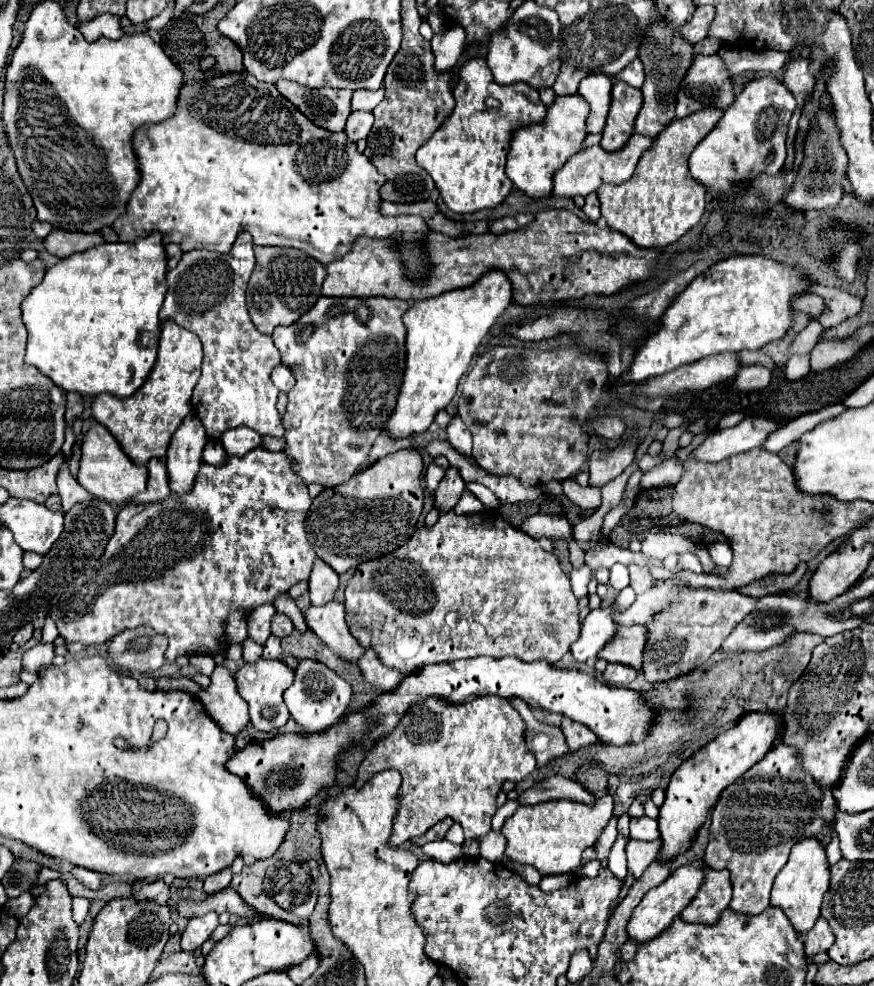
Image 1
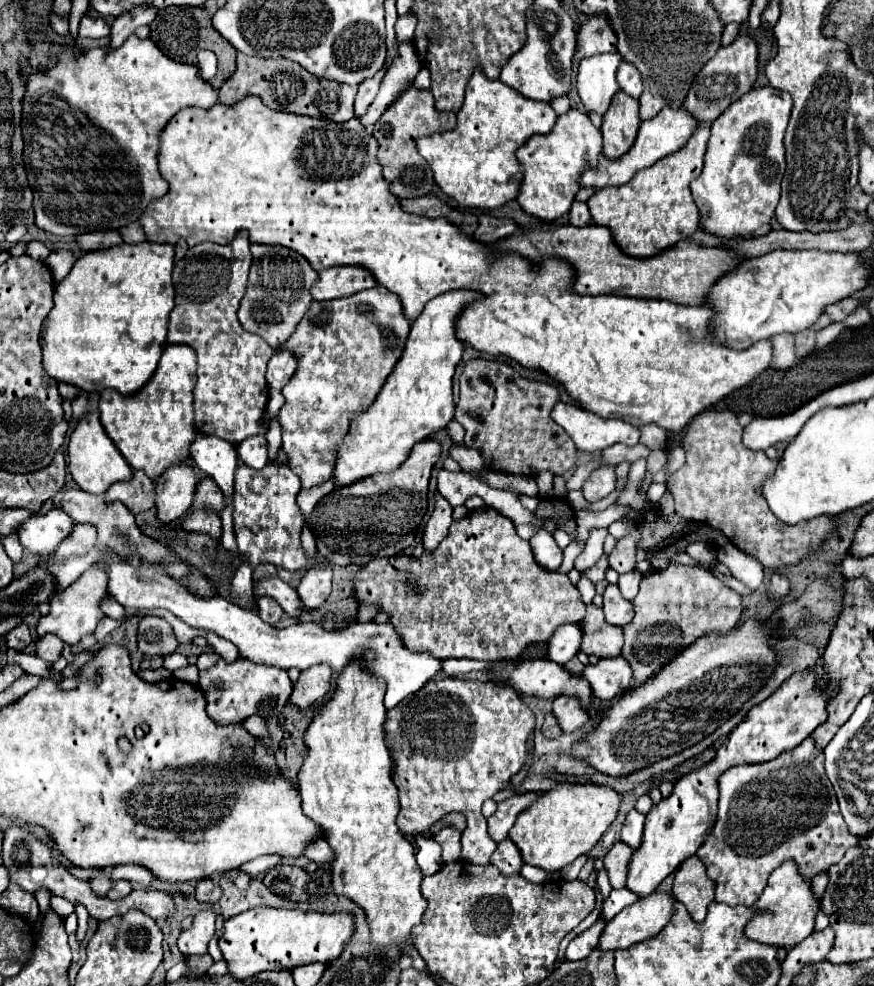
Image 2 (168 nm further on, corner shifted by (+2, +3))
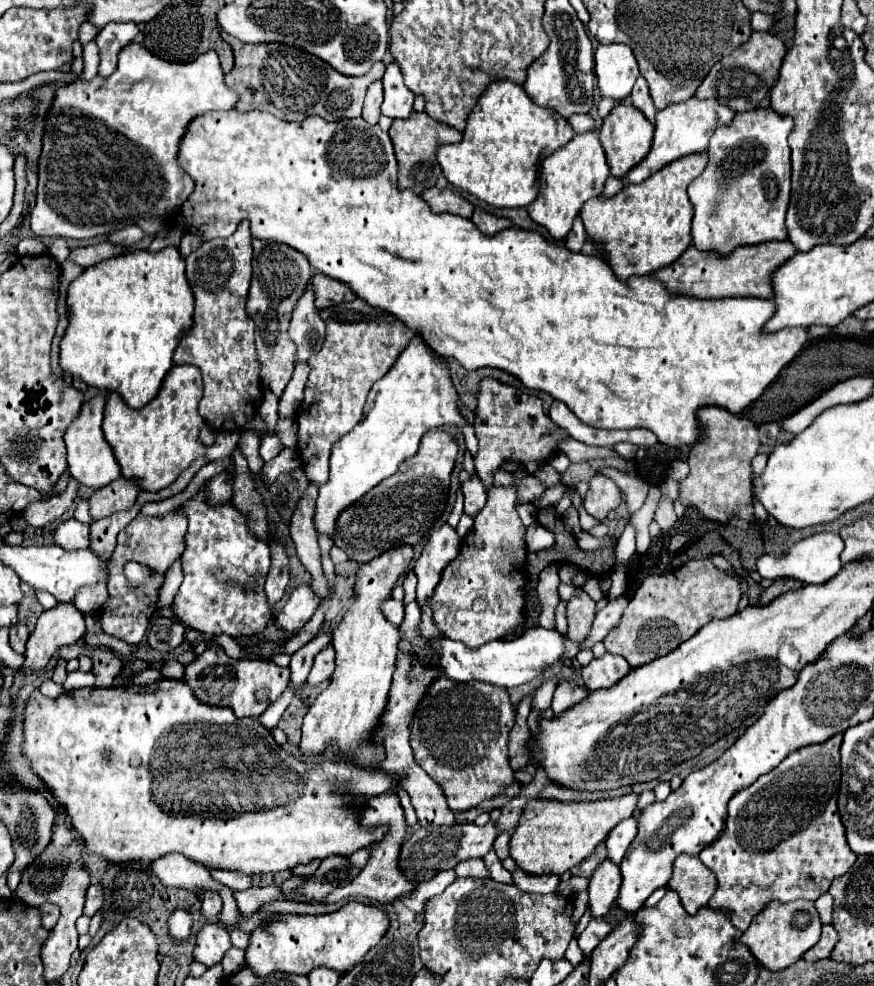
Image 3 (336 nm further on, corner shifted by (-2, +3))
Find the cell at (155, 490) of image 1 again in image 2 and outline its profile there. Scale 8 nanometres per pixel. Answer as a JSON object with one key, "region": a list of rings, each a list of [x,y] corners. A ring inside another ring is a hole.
{"region":[[[134,471],[134,477],[130,481],[114,483],[106,491],[106,501],[122,501],[134,515],[154,509],[156,501],[156,485],[152,479],[146,477],[142,471]]]}

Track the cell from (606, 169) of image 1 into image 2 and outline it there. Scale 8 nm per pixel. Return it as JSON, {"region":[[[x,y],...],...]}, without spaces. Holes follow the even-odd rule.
{"region":[[[662,109],[662,113],[658,113],[658,117],[642,121],[638,137],[636,137],[636,141],[628,153],[624,153],[618,159],[608,159],[608,157],[600,155],[596,167],[586,167],[582,171],[580,185],[582,187],[594,187],[594,189],[602,189],[602,187],[610,187],[610,185],[626,185],[638,169],[650,167],[658,159],[682,149],[686,145],[686,141],[690,139],[690,133],[694,131],[696,125],[698,125],[698,121],[694,117],[690,117],[684,109],[676,109],[676,111],[674,109]]]}

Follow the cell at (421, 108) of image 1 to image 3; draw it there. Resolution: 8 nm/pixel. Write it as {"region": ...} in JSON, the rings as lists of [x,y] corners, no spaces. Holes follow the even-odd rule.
{"region":[[[426,111],[422,113],[412,113],[408,119],[396,119],[390,127],[390,137],[394,143],[394,151],[396,151],[396,159],[398,159],[398,185],[402,189],[412,189],[418,195],[430,187],[436,185],[438,177],[442,175],[440,165],[436,161],[436,151],[440,145],[448,145],[448,143],[458,143],[462,141],[462,133],[438,123],[434,119],[428,117]]]}

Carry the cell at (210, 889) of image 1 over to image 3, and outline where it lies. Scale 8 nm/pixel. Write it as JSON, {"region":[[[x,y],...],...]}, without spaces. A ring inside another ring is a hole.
{"region":[[[206,891],[202,895],[202,915],[206,919],[212,919],[212,917],[220,915],[220,911],[222,911],[222,899],[220,899],[220,895],[216,891]]]}

